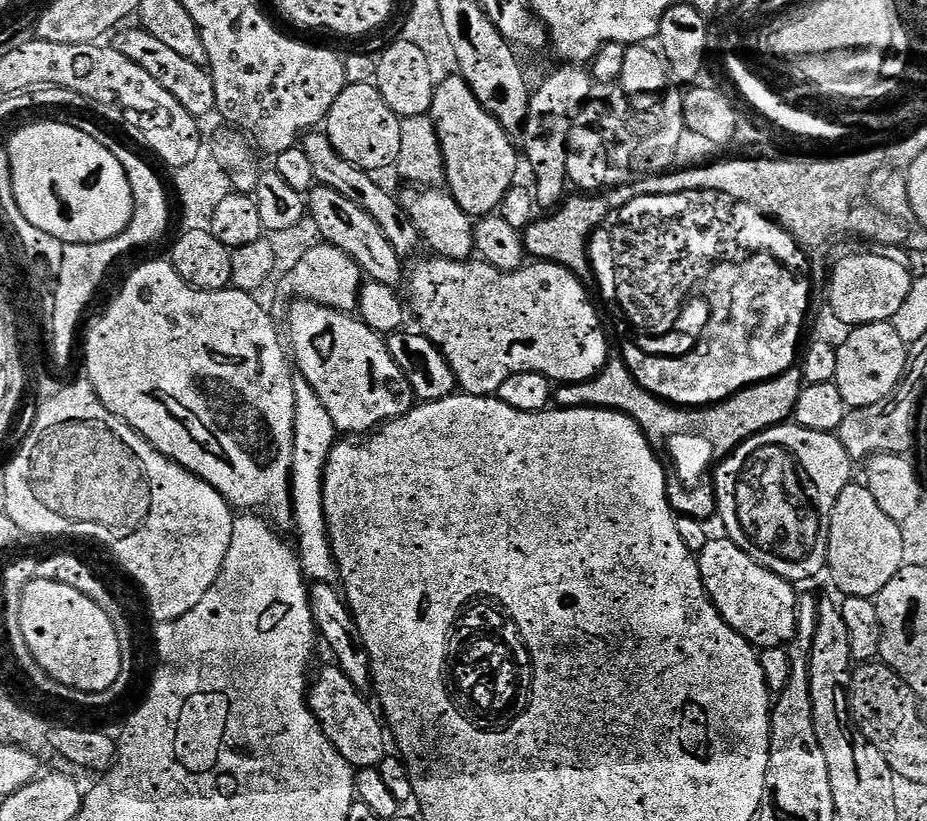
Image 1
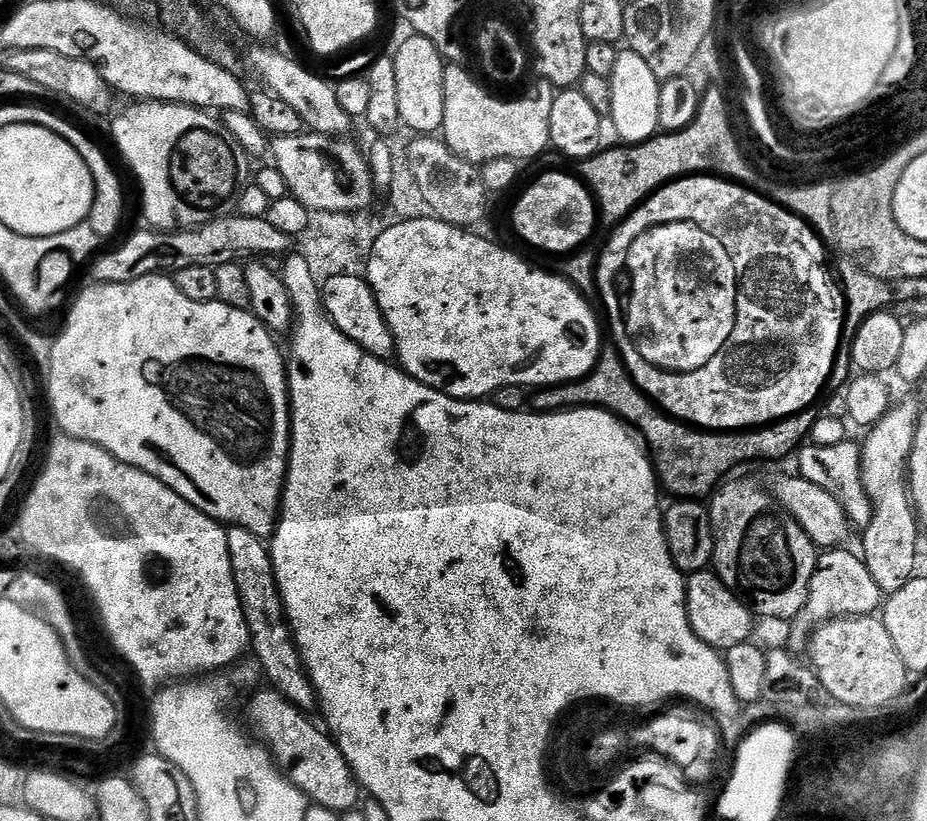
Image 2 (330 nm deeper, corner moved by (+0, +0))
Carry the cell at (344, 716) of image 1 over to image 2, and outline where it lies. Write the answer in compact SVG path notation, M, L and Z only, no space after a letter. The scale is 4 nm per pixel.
M229 527L226 531L226 546L230 550L230 566L234 574L234 582L238 590L238 598L242 602L242 614L246 618L250 652L258 665L259 671L269 680L271 687L282 694L295 708L308 714L317 707L316 691L312 679L304 669L296 641L292 639L292 629L284 613L284 603L274 578L272 553L269 545L258 534L250 534L250 530Z

